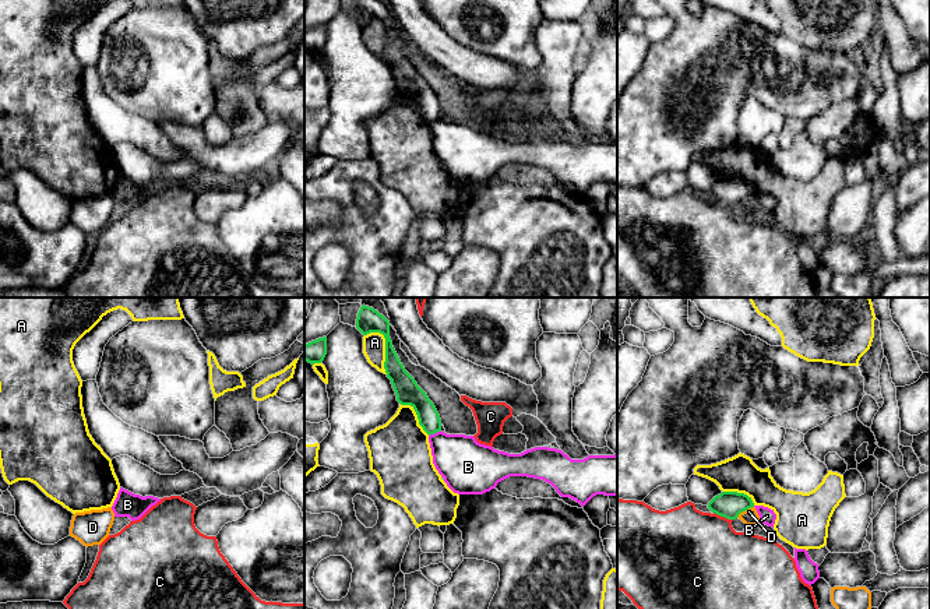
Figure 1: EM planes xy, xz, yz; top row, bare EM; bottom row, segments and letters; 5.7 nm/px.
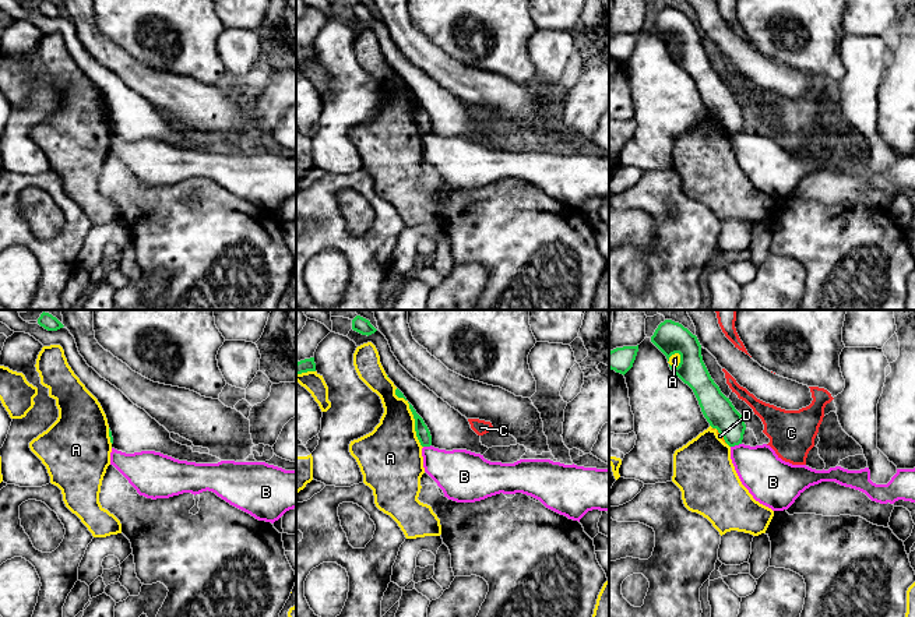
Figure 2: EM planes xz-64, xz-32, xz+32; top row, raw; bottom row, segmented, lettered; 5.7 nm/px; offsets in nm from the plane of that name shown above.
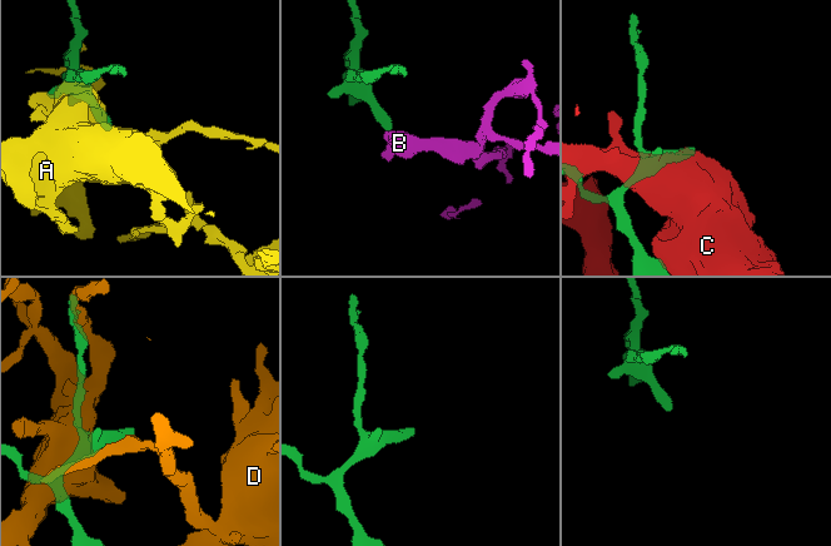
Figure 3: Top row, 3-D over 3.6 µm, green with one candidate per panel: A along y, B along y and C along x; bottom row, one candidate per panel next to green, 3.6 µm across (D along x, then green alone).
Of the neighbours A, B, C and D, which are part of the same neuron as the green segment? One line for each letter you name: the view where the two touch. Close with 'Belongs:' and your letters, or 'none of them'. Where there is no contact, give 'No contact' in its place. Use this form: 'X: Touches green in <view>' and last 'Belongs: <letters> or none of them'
Belongs: none of them

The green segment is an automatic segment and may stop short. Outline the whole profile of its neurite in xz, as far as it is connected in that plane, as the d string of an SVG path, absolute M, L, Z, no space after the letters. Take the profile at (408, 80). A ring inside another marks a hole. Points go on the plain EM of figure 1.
M357 0L356 15L367 22L380 20L385 25L384 56L391 67L397 88L401 92L411 92L419 106L419 112L430 123L441 117L441 106L429 87L427 81L418 73L415 66L405 57L390 25L390 8L380 0Z

